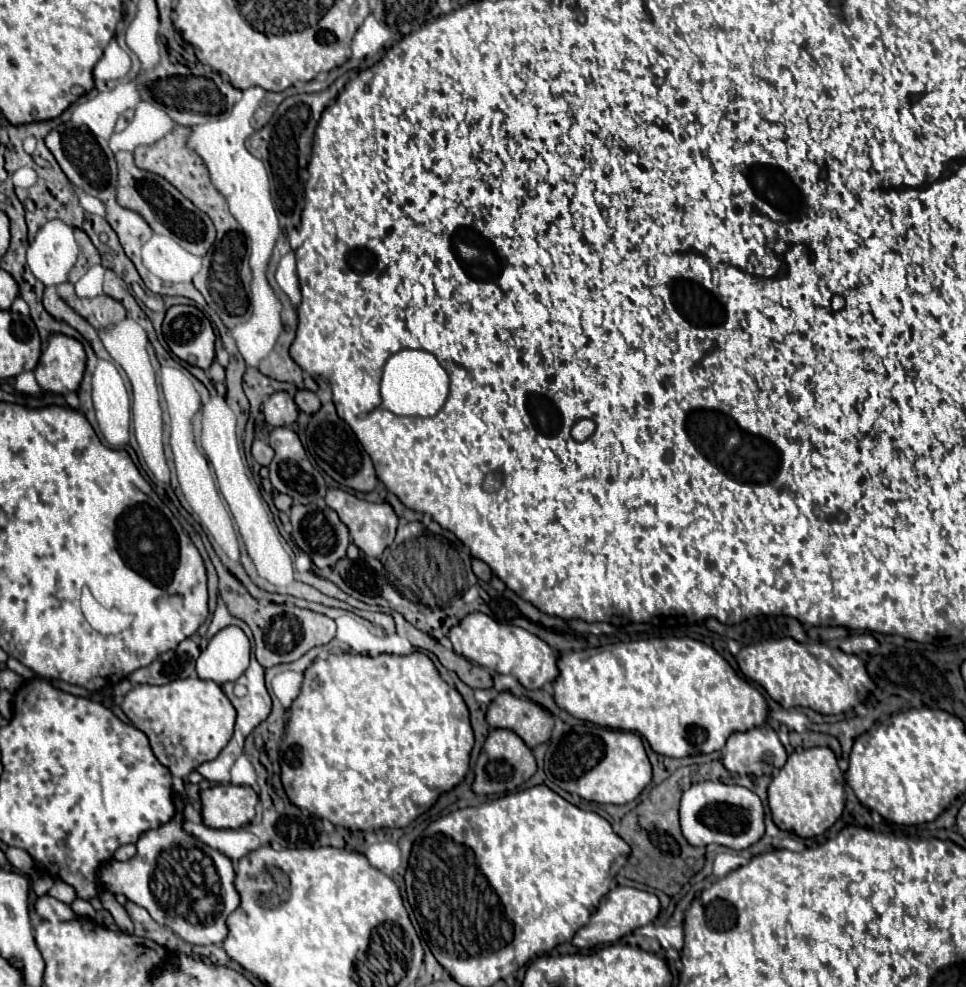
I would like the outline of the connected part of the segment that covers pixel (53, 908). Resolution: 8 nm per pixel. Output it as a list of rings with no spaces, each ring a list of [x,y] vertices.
[[[44,895],[36,901],[36,911],[44,921],[72,921],[72,919],[76,919],[70,905],[62,903],[50,895]]]

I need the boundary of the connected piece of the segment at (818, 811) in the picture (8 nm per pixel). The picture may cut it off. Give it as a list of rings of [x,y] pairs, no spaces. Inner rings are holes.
[[[810,747],[788,755],[786,765],[768,787],[768,805],[776,827],[802,839],[822,835],[830,829],[844,811],[844,777],[832,749]]]

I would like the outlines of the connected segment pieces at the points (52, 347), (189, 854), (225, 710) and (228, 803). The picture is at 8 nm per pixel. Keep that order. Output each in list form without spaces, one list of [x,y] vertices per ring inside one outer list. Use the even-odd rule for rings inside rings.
[[[52,335],[50,345],[42,351],[34,369],[42,391],[68,395],[78,391],[86,367],[86,353],[82,343],[66,335]]]
[[[176,789],[172,791],[172,801],[176,805],[176,813],[172,821],[160,825],[158,829],[144,831],[138,841],[140,851],[130,861],[104,863],[100,869],[100,881],[104,887],[108,887],[108,891],[124,893],[130,901],[144,907],[156,923],[172,929],[180,939],[192,945],[222,945],[222,941],[228,935],[226,919],[240,905],[240,895],[236,893],[236,887],[234,887],[234,865],[228,857],[220,855],[216,849],[208,847],[206,843],[202,843],[200,839],[196,839],[184,829],[184,807],[186,805]]]
[[[198,677],[178,679],[168,685],[136,685],[120,703],[130,723],[148,739],[156,759],[170,769],[174,777],[186,779],[204,761],[218,757],[220,749],[230,741],[236,711],[224,691],[214,681]]]
[[[214,785],[200,797],[204,823],[212,829],[240,829],[256,815],[258,793],[248,785]]]

